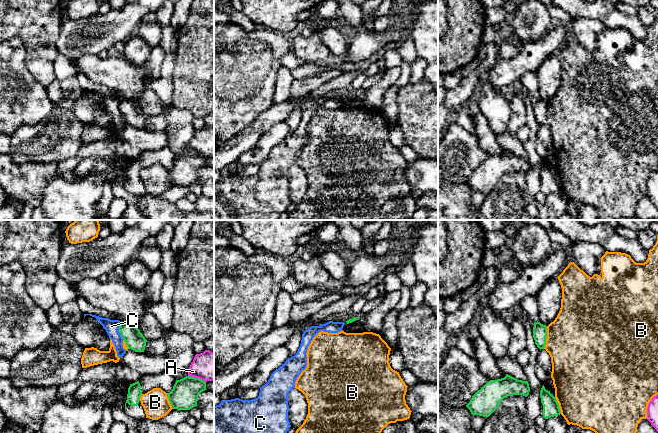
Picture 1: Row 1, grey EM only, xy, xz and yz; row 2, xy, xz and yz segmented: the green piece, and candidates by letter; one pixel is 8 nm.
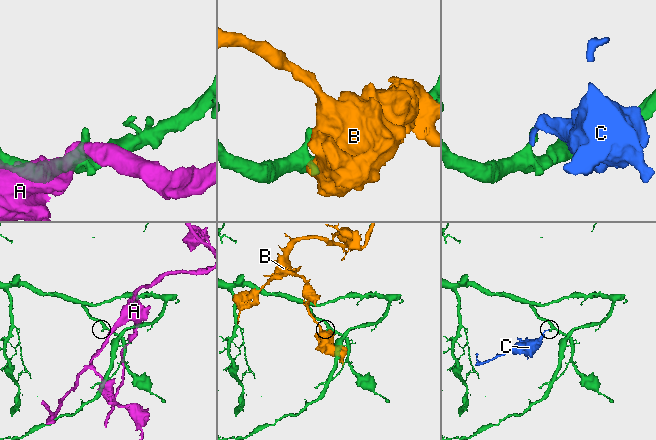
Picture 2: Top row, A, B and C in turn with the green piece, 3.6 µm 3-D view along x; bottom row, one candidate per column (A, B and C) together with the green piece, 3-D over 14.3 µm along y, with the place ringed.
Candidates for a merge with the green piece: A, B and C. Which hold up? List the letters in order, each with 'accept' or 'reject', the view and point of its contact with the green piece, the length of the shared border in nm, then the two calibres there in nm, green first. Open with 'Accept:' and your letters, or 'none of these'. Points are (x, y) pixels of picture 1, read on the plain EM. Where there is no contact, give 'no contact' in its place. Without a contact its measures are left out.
Accept: none of these
A: reject; contact xy (197, 154); length 160 nm; calibres 220 and 240 nm
B: reject; contact yz (546, 113); length 190 nm; calibres 110 and 500 nm
C: reject; contact xy (119, 107); length 140 nm; calibres 160 and 110 nm

